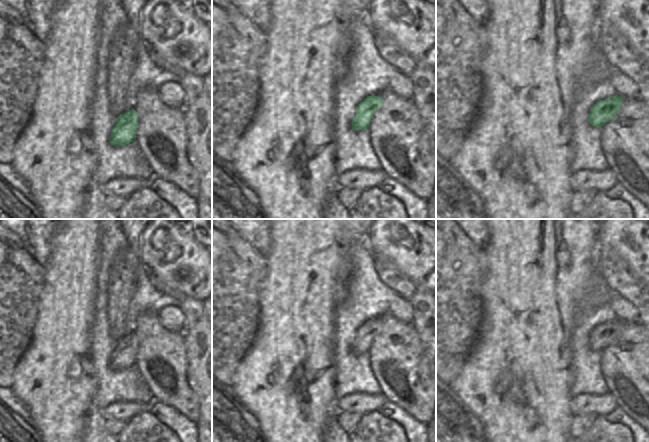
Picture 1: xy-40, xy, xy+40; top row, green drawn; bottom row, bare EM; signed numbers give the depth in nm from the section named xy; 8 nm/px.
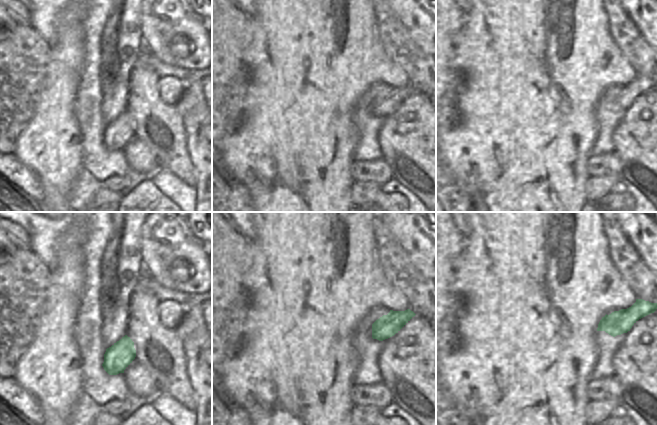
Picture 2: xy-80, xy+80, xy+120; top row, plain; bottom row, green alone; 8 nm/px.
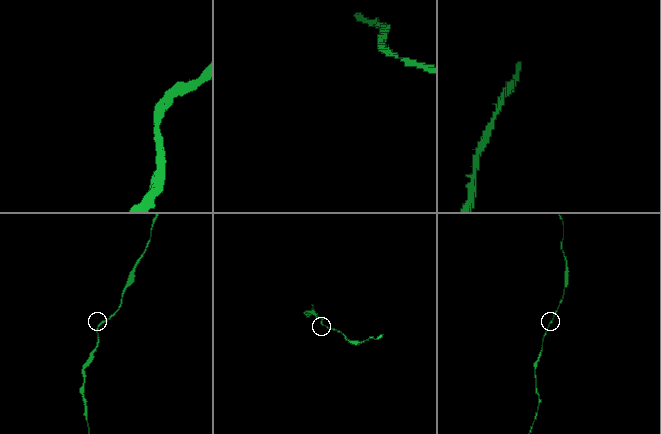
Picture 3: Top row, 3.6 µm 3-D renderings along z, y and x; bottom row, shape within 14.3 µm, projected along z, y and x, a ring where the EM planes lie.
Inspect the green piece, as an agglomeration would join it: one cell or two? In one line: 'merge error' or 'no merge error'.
no merge error

